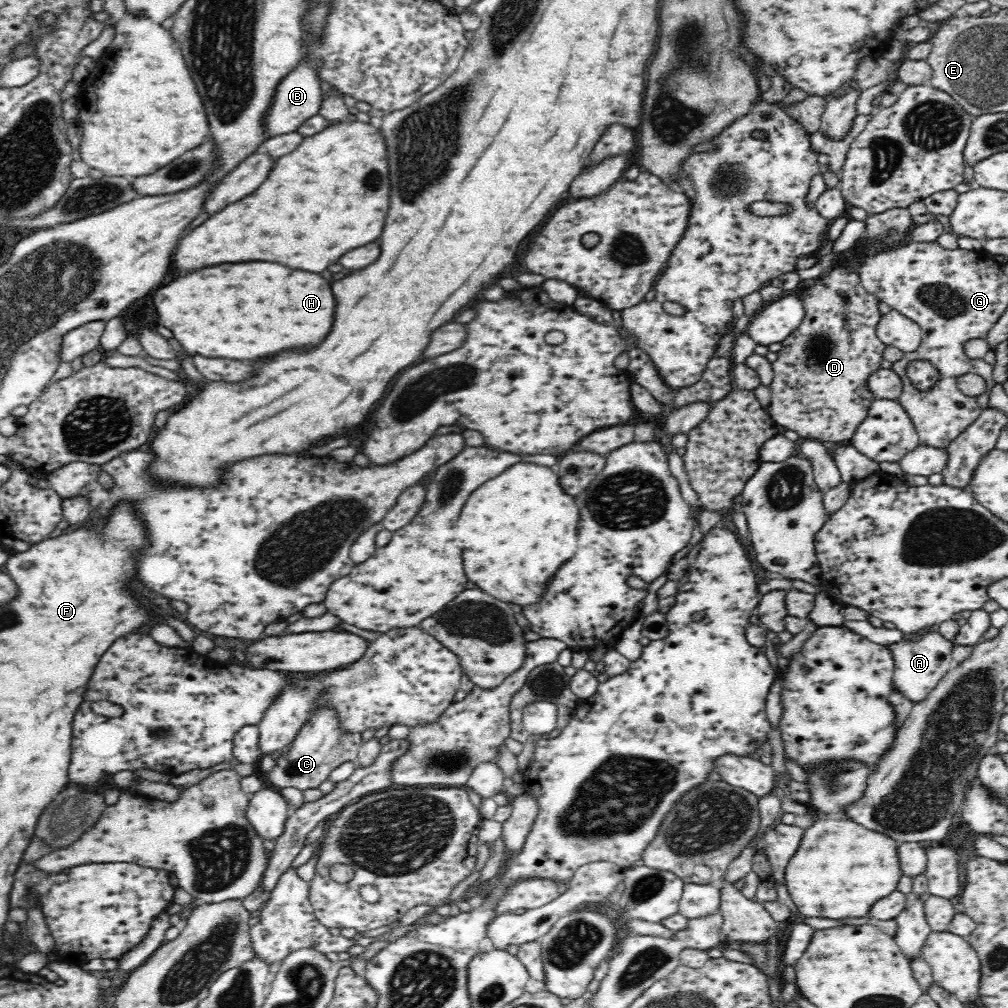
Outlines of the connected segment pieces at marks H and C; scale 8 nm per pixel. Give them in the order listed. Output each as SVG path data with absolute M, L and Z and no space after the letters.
M240 262L232 264L230 268L208 266L188 274L178 274L170 284L154 292L154 308L158 320L168 330L172 330L176 340L190 354L258 360L282 348L304 346L320 340L330 328L334 316L334 298L330 292L330 284L318 274L292 270L276 262Z
M331 708L314 710L296 738L280 749L280 756L275 760L274 767L265 772L267 784L277 790L299 788L302 791L306 788L318 788L320 783L329 777L330 772L338 768L342 762L356 762L360 748L361 735L344 734L339 730L336 712Z

